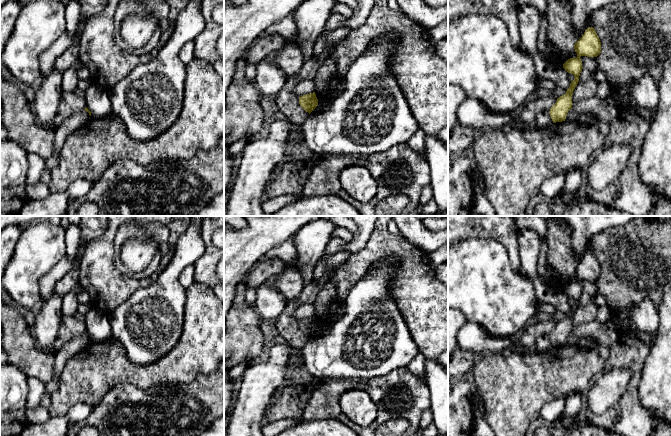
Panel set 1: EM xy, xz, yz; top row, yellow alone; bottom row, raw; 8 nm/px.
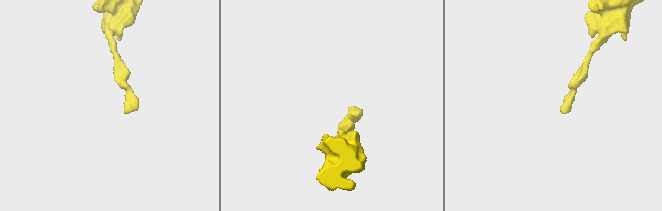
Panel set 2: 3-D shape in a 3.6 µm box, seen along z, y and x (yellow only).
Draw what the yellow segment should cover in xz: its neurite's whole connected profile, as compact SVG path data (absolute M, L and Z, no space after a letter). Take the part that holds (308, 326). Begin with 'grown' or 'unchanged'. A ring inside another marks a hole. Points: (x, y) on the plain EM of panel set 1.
unchanged | M315 316L299 321L299 328L310 338L318 329L318 323Z

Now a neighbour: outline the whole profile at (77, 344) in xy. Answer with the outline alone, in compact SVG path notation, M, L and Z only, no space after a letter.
M85 334L77 336L67 342L62 348L54 351L54 375L45 385L45 393L51 395L55 392L60 383L60 375L68 360L82 351L90 344L91 340Z

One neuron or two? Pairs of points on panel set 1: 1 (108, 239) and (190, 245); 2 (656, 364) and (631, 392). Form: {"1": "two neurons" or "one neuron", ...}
{"1": "two neurons", "2": "two neurons"}

